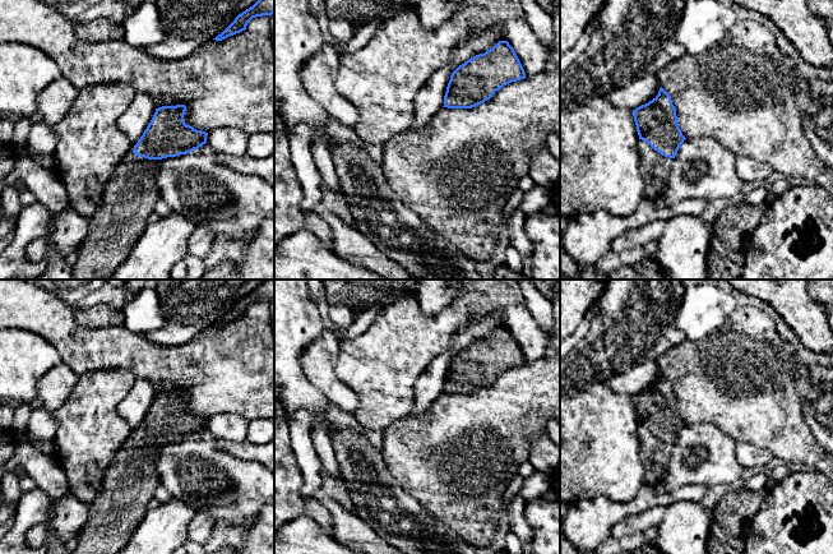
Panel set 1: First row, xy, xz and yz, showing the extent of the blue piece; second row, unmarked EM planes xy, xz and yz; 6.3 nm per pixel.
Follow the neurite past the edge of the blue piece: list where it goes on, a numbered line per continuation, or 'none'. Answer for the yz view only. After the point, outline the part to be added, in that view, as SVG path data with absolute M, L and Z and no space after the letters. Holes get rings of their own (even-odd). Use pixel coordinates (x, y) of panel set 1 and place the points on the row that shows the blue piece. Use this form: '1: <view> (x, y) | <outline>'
1: yz (655, 167) | M639 140L640 174L645 181L644 198L657 199L666 186L672 170L672 158L654 151L645 140Z

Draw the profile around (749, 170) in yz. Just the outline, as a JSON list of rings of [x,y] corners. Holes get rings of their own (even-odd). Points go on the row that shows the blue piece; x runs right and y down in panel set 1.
[[[736,157],[736,171],[744,183],[764,181],[774,172],[769,165],[746,157]]]

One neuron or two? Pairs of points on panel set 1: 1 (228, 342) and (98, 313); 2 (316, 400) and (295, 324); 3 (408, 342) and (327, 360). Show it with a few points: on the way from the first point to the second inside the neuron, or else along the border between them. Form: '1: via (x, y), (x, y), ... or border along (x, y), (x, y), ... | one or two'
1: border along (123, 324), (110, 324), (93, 329) | two
2: via (297, 381), (292, 375), (292, 344) | one
3: border along (338, 344), (338, 360), (334, 374), (348, 386) | two

